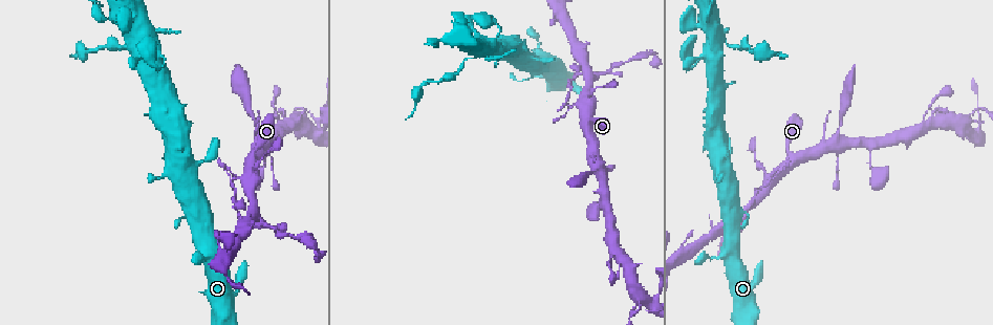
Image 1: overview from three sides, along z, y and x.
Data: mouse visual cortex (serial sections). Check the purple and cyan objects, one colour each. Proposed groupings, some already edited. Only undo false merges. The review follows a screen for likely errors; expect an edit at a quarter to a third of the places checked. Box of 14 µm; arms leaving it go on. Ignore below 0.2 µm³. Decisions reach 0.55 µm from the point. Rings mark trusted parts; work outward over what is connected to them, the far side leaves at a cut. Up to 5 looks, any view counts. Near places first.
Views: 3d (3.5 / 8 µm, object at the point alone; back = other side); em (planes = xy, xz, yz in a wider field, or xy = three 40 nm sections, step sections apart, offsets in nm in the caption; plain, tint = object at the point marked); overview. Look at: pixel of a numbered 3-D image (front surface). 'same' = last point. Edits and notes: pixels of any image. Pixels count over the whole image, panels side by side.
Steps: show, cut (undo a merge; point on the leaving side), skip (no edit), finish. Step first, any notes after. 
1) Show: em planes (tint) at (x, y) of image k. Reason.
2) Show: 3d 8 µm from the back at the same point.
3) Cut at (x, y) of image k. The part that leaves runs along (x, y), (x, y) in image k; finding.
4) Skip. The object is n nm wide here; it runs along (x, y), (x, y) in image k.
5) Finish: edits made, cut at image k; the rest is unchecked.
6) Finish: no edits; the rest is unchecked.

Show: 3d 3.5 µm at (726, 43) of image 1. Thick turns thin.

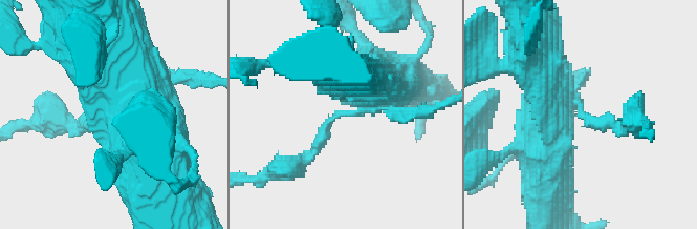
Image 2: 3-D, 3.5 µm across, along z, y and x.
Show: em xy step 5 (tint) at (340, 111) of image 2.

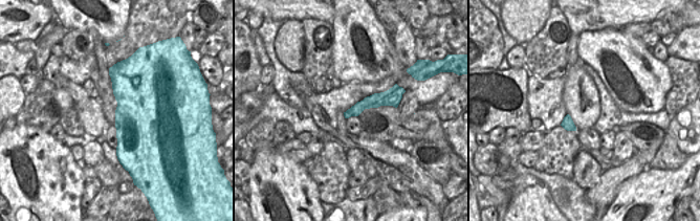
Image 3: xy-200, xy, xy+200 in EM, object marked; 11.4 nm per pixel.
Cut at (198, 80) of image 2. The arms are 150, 800 nm wide; two cells meet here.

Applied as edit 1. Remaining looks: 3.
Show: 3d 8 µm at (255, 212) of image 1. A fork.

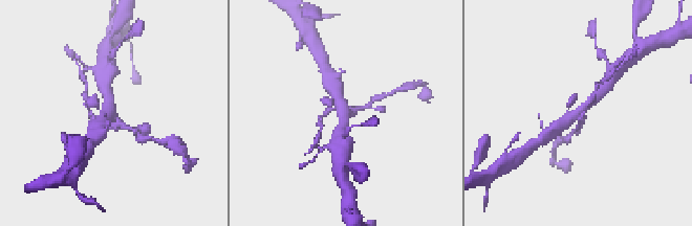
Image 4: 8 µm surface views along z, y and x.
Show: em xy step 5 (tint) at (581, 110) of image 4.

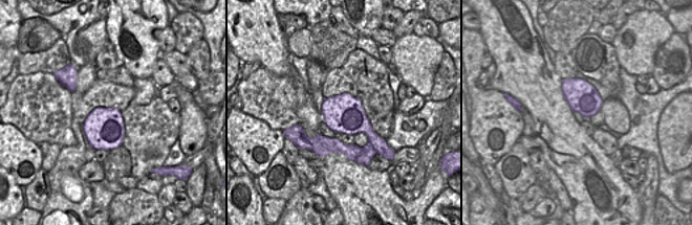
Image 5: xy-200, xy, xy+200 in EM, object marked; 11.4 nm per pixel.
Cut at (137, 130) of image 4. The part that leaves runs along (117, 119), (142, 139), (152, 139) in image 4; two cells meet here.

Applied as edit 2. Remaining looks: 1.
Finish: edits made, cut at image 2, cut at image 4; the rest is unchecked.

